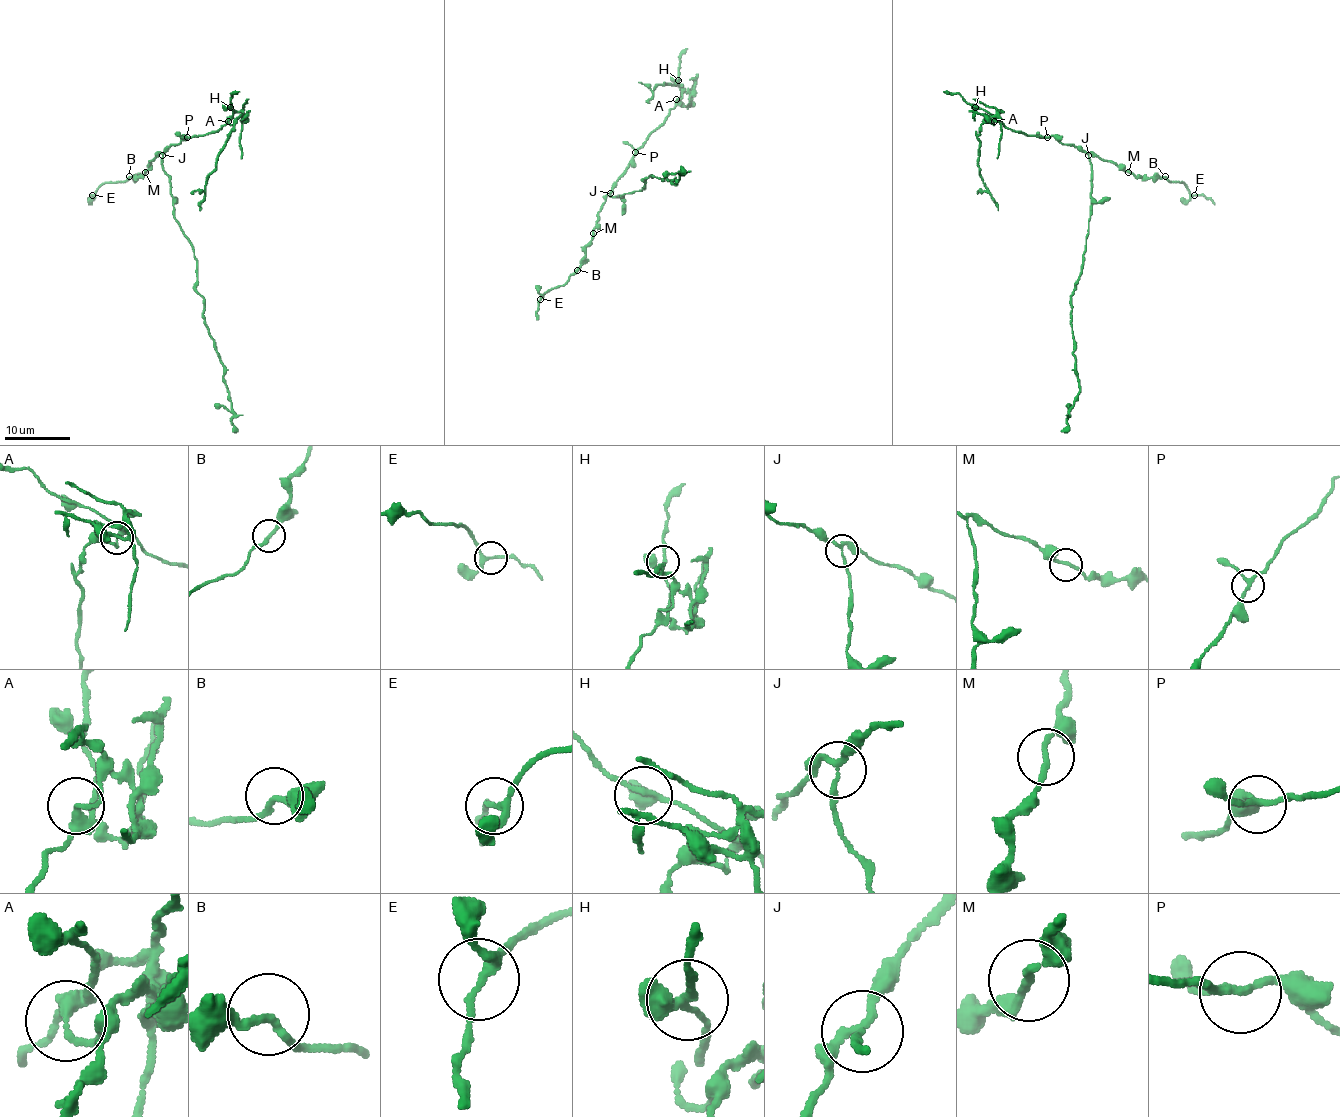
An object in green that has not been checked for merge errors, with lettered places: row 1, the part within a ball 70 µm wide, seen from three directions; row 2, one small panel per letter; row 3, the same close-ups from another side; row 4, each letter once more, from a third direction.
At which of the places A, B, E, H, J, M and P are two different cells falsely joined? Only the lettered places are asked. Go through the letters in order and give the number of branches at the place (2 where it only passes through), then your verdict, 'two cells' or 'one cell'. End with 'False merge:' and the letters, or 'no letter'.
A: 3 branches meet; two cells
B: 2 branches meet; one cell
E: 3 branches meet; one cell
H: 3 branches meet; one cell
J: 3 branches meet; two cells
M: 2 branches meet; one cell
P: 3 branches meet; one cell
False merge: A, J

